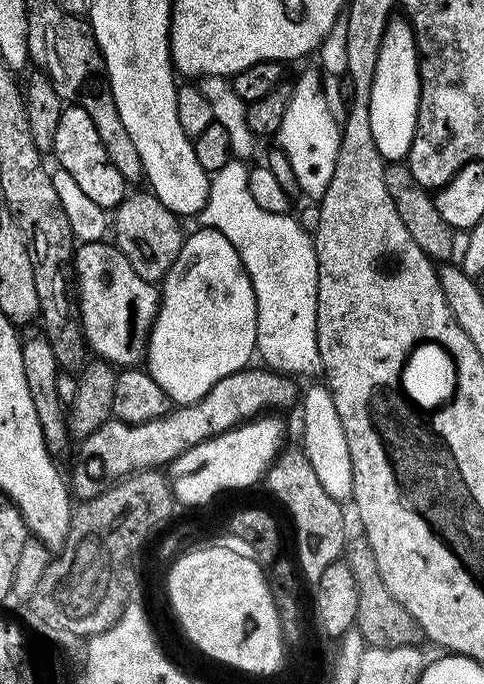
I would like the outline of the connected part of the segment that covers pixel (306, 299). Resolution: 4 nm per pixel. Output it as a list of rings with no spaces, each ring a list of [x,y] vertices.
[[[233,158],[222,170],[211,173],[206,206],[198,213],[199,223],[221,232],[238,250],[242,266],[254,286],[256,299],[256,350],[269,369],[291,374],[293,377],[321,375],[318,338],[316,337],[316,303],[318,302],[318,258],[313,237],[288,214],[270,214],[254,202],[254,194],[248,189],[249,165]]]

